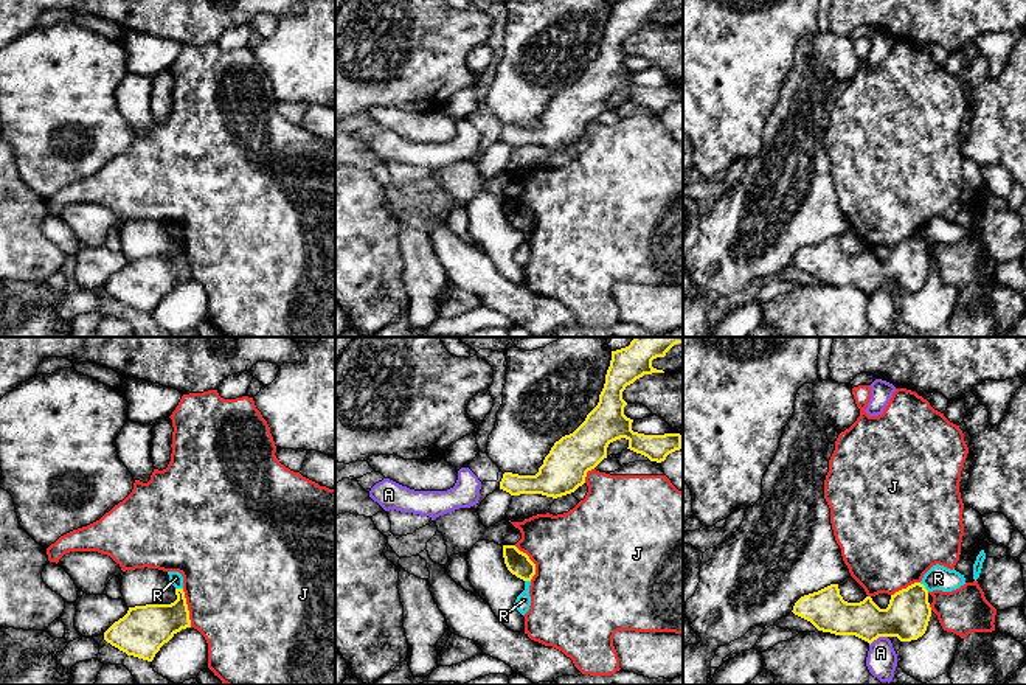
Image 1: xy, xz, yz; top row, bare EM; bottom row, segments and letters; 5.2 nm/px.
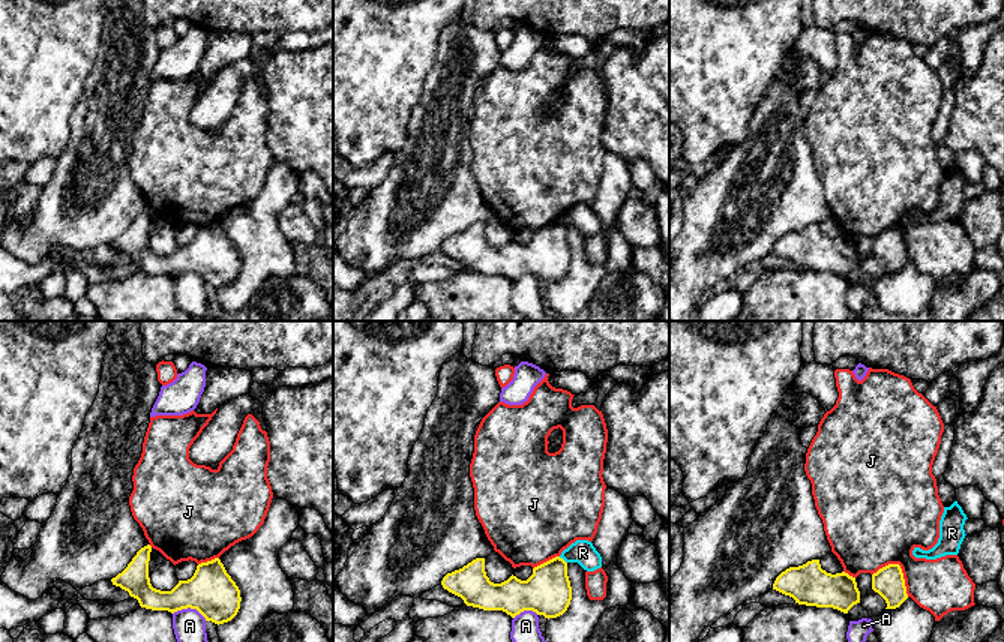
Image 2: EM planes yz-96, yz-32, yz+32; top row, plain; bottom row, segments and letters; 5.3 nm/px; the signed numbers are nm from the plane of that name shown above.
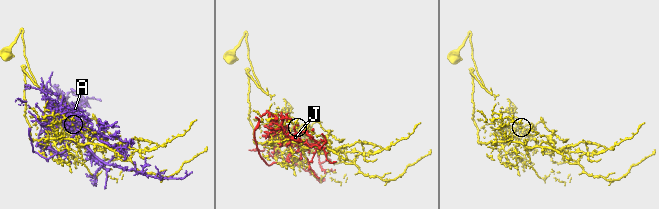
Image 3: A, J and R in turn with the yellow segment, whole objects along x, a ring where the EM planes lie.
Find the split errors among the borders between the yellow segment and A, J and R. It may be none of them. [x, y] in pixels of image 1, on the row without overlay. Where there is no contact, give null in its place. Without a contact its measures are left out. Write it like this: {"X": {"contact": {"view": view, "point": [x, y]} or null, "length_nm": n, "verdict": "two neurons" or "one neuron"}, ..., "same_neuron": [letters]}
{"A": {"contact": {"view": "yz", "point": [877, 289]}, "length_nm": 110, "verdict": "two neurons"}, "J": {"contact": {"view": "xy", "point": [187, 260]}, "length_nm": 200, "verdict": "two neurons"}, "R": {"contact": {"view": "yz", "point": [924, 238]}, "length_nm": 70, "verdict": "two neurons"}, "same_neuron": []}

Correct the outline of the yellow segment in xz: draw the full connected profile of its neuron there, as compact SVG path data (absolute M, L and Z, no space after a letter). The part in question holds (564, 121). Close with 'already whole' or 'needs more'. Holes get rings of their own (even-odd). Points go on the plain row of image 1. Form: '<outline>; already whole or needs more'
M621 0L612 3L605 36L598 57L570 87L554 95L536 127L504 124L500 141L511 148L542 146L562 149L585 135L587 124L607 110L610 95L626 90L630 103L661 115L681 101L683 87L644 87L632 82L633 71L624 67L622 43L644 26L664 25L652 12L664 9L671 0Z; already whole

